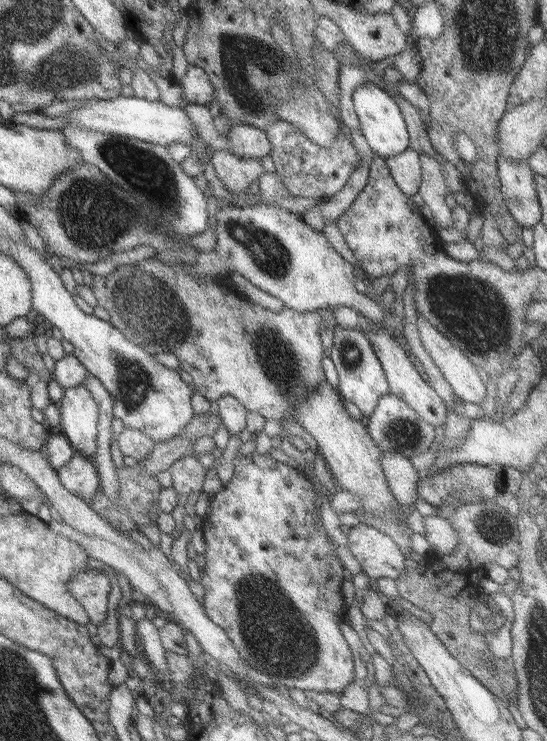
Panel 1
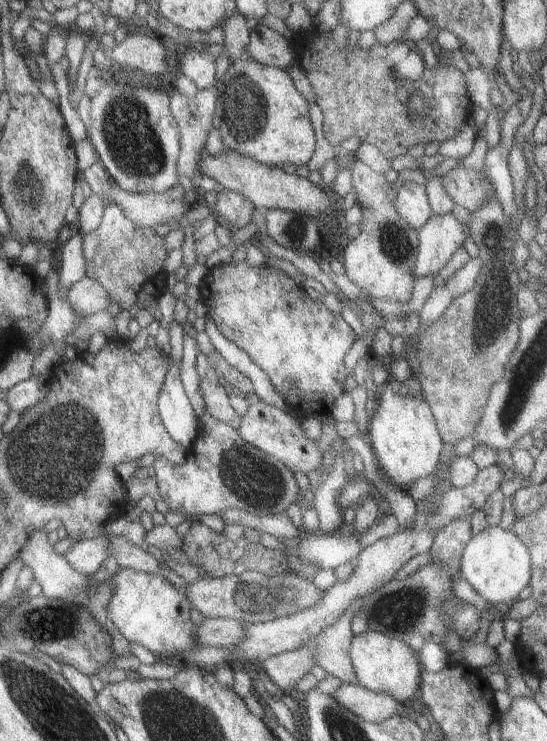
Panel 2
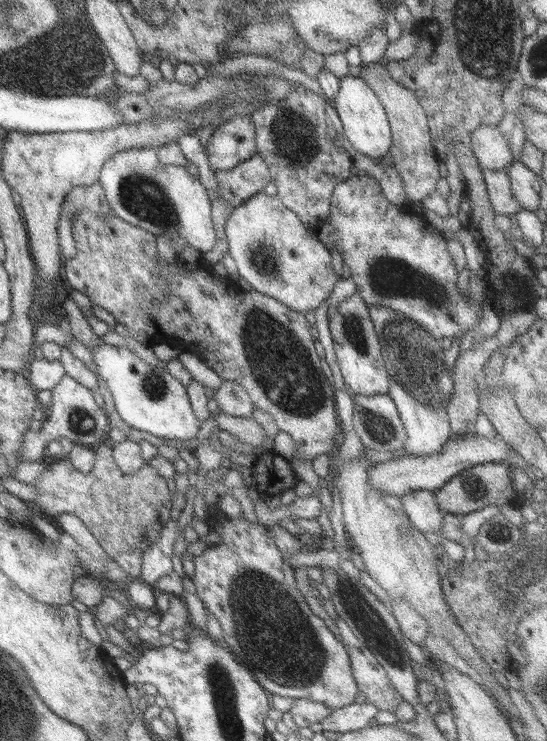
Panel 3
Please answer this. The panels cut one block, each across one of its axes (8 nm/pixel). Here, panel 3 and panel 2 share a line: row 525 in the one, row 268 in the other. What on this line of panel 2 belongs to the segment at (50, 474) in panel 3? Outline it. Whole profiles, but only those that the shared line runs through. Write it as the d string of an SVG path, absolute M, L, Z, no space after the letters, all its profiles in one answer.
M107 204L97 227L89 233L79 234L84 277L105 290L111 305L128 310L133 304L155 301L165 292L167 273L163 262L168 252L164 248L163 237L157 236L153 227L136 226L124 218L117 206Z

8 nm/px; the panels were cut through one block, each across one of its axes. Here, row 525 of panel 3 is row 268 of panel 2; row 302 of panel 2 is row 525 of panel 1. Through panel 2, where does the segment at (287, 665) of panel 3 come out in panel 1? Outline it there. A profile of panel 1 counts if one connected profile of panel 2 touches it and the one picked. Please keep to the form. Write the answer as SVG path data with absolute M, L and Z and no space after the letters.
M253 452L241 458L236 458L233 471L228 485L223 486L219 492L210 498L209 517L201 522L201 532L205 540L205 557L203 570L199 572L199 582L204 589L204 595L200 602L203 602L203 610L206 617L219 626L225 632L227 639L237 650L246 665L267 674L272 685L281 689L299 688L304 692L335 692L336 694L347 686L355 677L353 673L353 660L351 650L345 643L337 624L344 622L346 606L341 597L341 585L343 584L343 567L335 556L335 547L329 540L320 523L320 512L315 508L315 492L312 482L301 472L300 468L292 468L283 463L275 461L268 453L262 455Z

